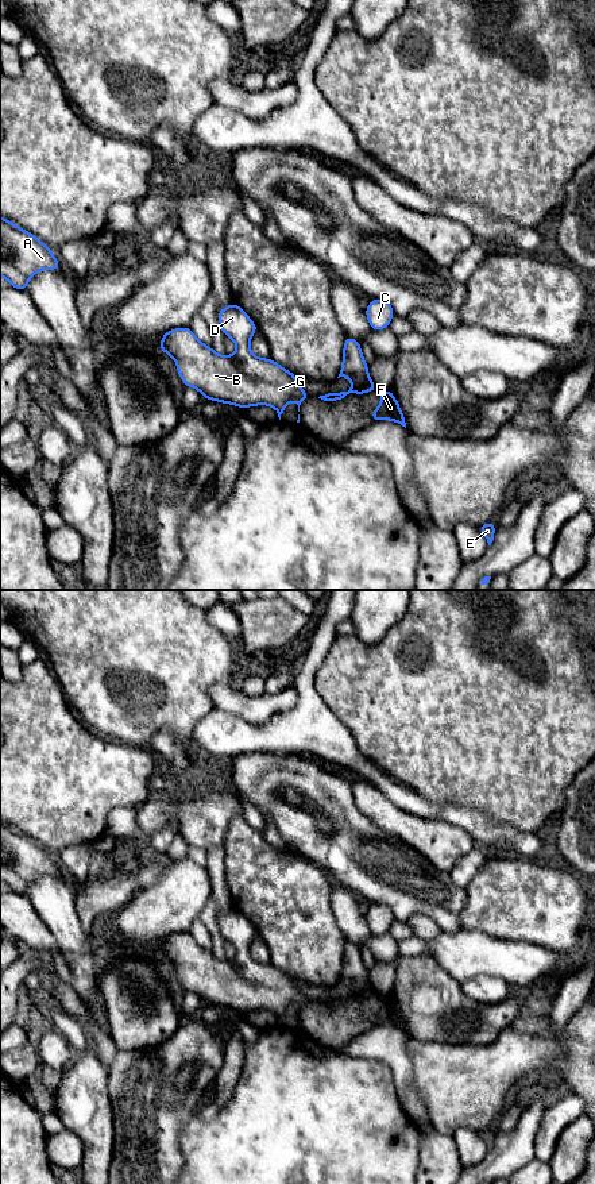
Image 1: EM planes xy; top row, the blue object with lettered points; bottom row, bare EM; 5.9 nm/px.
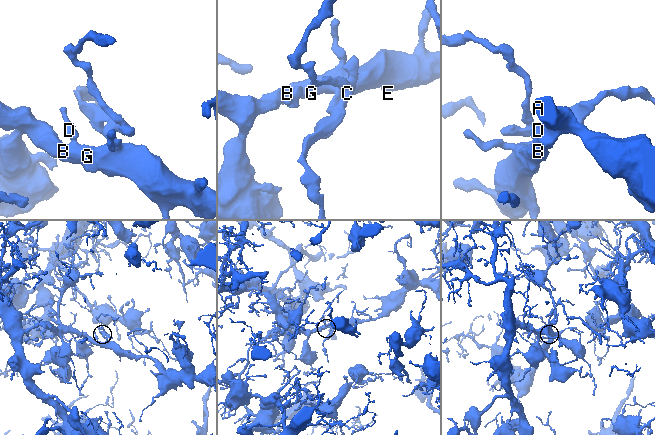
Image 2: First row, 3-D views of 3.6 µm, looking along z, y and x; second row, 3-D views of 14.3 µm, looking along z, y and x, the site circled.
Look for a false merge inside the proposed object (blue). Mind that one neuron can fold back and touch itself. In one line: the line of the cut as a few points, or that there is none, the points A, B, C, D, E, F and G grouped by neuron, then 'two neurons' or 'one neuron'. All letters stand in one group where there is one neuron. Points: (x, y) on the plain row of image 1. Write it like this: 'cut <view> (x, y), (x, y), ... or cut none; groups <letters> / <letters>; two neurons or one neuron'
cut none; groups A B C D E F G; one neuron

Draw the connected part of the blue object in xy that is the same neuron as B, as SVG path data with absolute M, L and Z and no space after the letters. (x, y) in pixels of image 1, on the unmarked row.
M233 907L219 915L217 921L223 938L236 948L236 956L231 961L215 957L210 950L197 944L189 932L167 936L159 946L159 954L175 965L178 980L185 991L197 994L205 1004L232 1008L240 1014L268 1010L277 1015L279 1025L290 1006L298 1010L300 1017L301 1007L310 999L302 995L294 977L275 968L271 963L263 964L252 959L250 945L258 932L248 919Z

